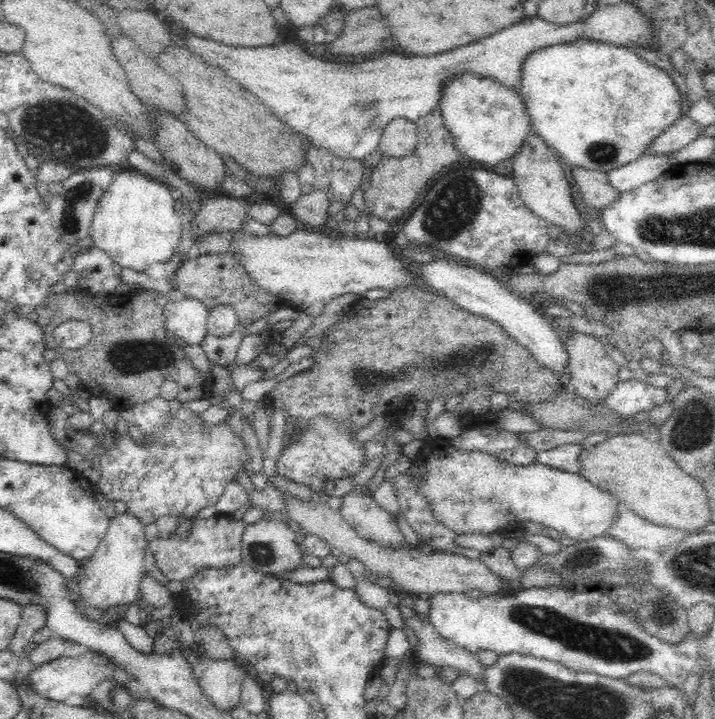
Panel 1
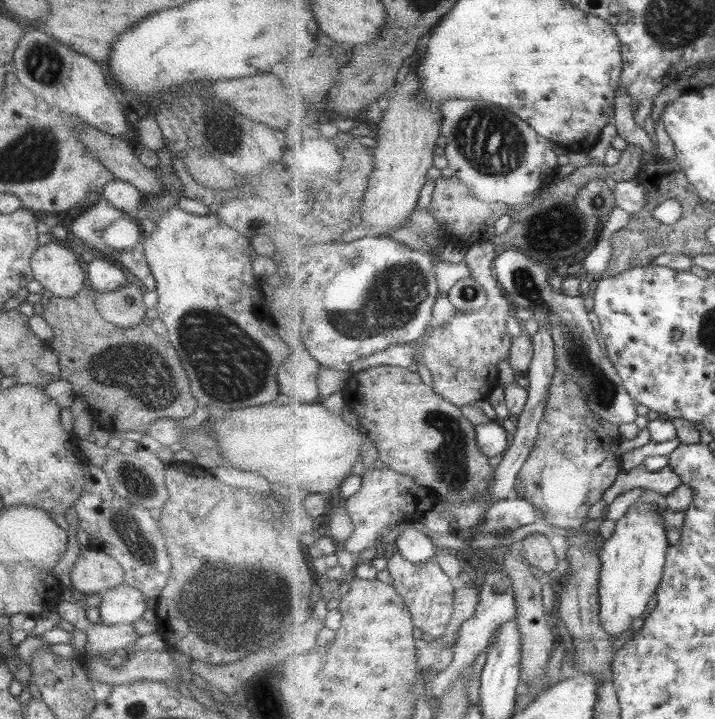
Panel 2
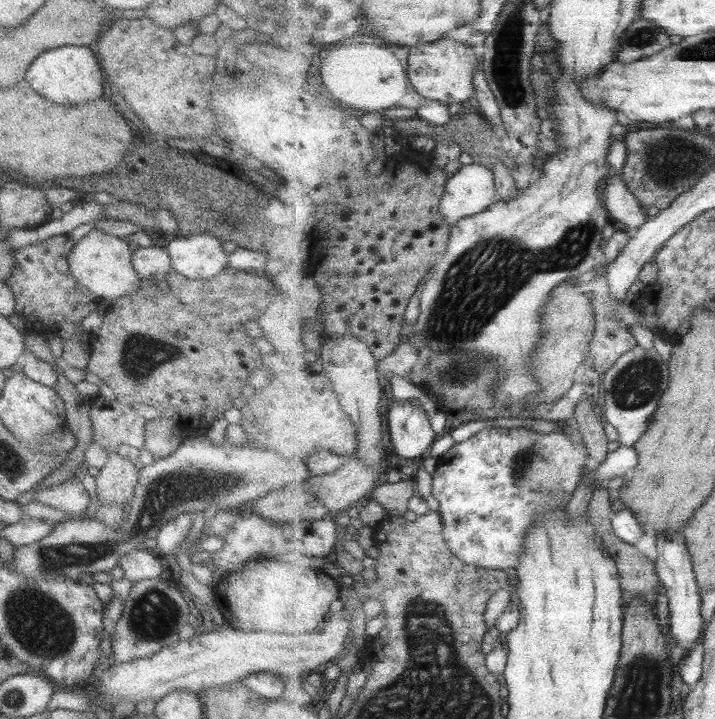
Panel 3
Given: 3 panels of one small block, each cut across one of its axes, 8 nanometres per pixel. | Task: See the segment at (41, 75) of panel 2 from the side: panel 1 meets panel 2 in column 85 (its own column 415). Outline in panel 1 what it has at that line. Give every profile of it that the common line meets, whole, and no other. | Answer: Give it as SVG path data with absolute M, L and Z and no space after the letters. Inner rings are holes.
M626 1L616 5L596 7L591 16L586 18L586 22L580 20L572 24L558 25L542 20L536 15L534 17L524 17L512 26L490 35L490 38L482 38L480 42L474 42L470 46L462 46L462 48L456 48L456 50L450 50L450 52L442 52L434 56L414 56L396 51L392 54L385 53L368 57L368 60L353 65L316 58L306 53L304 44L276 42L268 46L246 48L226 46L208 38L194 36L190 32L187 36L186 47L188 49L194 51L200 57L204 57L208 60L208 63L222 66L242 86L252 90L260 98L260 102L270 106L272 112L282 122L286 122L292 130L296 130L296 134L306 137L313 147L322 149L322 151L326 151L332 154L332 157L342 161L362 161L366 156L377 152L384 130L390 122L404 119L415 124L425 118L432 110L436 109L443 82L457 72L478 73L478 75L504 83L509 89L516 90L522 63L533 50L560 44L561 42L572 42L579 38L616 43L621 47L632 49L634 45L645 45L646 43L649 45L653 39L649 20Z

